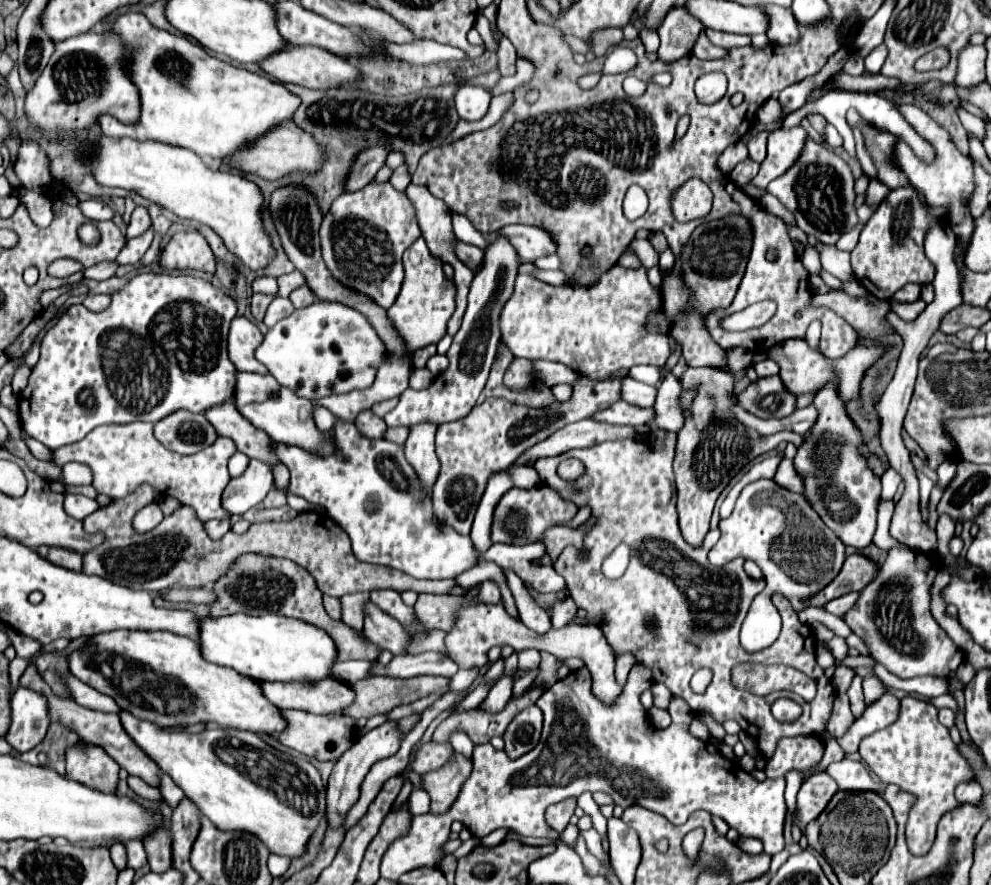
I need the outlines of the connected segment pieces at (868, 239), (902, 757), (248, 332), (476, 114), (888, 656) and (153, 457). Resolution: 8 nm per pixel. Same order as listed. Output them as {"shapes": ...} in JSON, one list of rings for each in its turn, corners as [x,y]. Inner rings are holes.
{"shapes":[[[[897,187],[891,189],[889,195],[879,203],[873,217],[861,231],[857,247],[851,251],[851,267],[855,279],[865,285],[871,295],[877,299],[889,299],[907,283],[927,285],[935,277],[933,263],[925,257],[923,241],[929,225],[933,225],[933,215],[937,221],[947,221],[945,207],[929,207],[921,205],[917,191],[913,187]]],[[[915,697],[901,699],[899,719],[887,729],[865,737],[859,745],[859,755],[885,785],[893,783],[915,797],[905,829],[907,847],[913,855],[927,853],[935,839],[939,819],[959,805],[955,799],[955,787],[963,781],[975,779],[967,757],[951,741],[949,729],[939,723],[937,707]]],[[[237,315],[231,321],[227,351],[229,351],[229,359],[239,371],[251,371],[251,373],[267,371],[265,365],[261,365],[253,355],[255,349],[261,345],[261,341],[263,341],[261,331],[247,317]]],[[[459,85],[453,99],[455,99],[455,107],[461,119],[477,121],[487,113],[491,95],[479,85]]],[[[891,547],[877,577],[859,593],[857,603],[845,615],[851,631],[865,641],[869,657],[901,679],[933,675],[951,681],[965,661],[965,655],[949,641],[949,635],[937,625],[929,609],[937,565],[927,553],[917,553],[911,547]]],[[[129,423],[129,425],[101,425],[101,427],[93,429],[93,433],[89,433],[89,437],[85,437],[85,441],[79,441],[77,445],[65,445],[65,447],[55,449],[53,451],[53,463],[57,467],[63,467],[65,463],[70,461],[89,465],[89,469],[93,473],[93,487],[97,489],[97,493],[107,495],[109,499],[127,497],[131,491],[135,491],[137,485],[151,483],[163,495],[169,493],[179,503],[193,507],[201,521],[211,521],[211,519],[229,519],[229,513],[221,507],[221,493],[231,479],[229,471],[227,471],[227,461],[235,451],[237,451],[237,447],[233,445],[233,441],[229,441],[227,437],[217,437],[217,441],[213,445],[209,445],[207,449],[203,449],[195,455],[189,455],[189,457],[177,455],[173,451],[167,451],[153,437],[153,427],[149,423]]]]}

